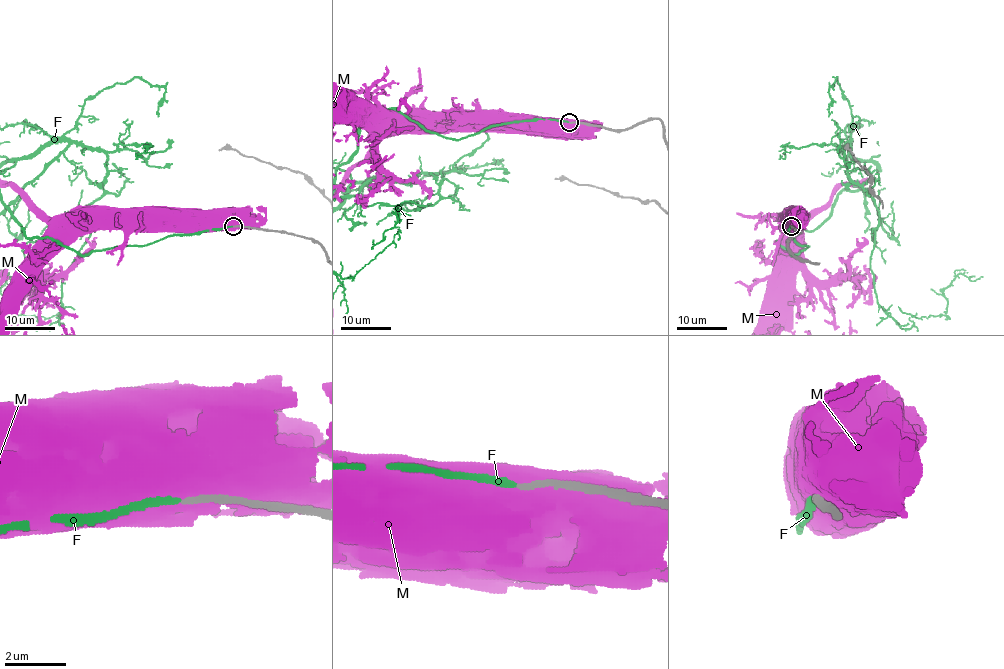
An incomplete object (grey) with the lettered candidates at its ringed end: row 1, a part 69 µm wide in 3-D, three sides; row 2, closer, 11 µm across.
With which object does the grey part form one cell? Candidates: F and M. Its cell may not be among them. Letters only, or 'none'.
F

